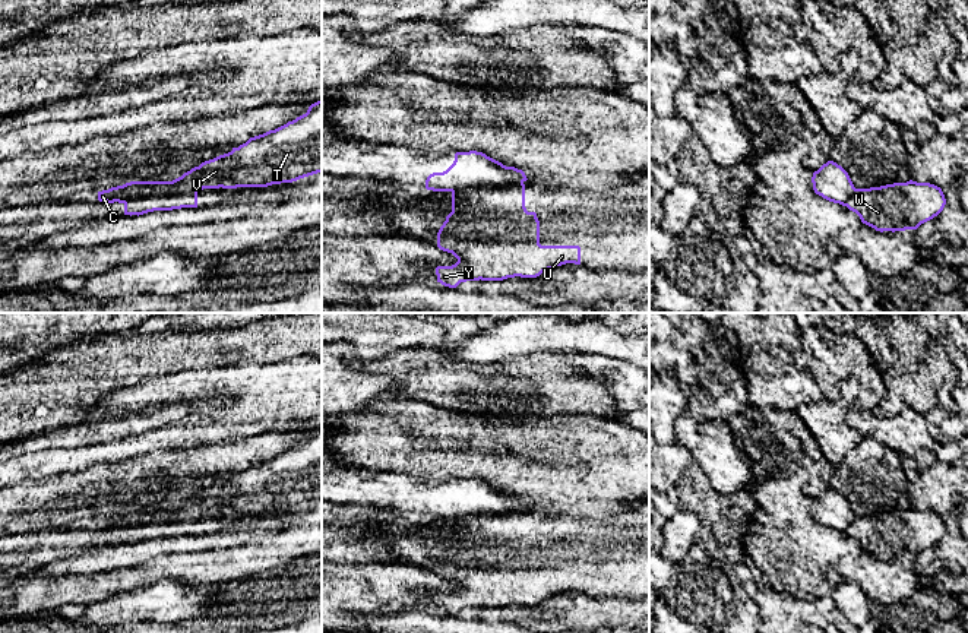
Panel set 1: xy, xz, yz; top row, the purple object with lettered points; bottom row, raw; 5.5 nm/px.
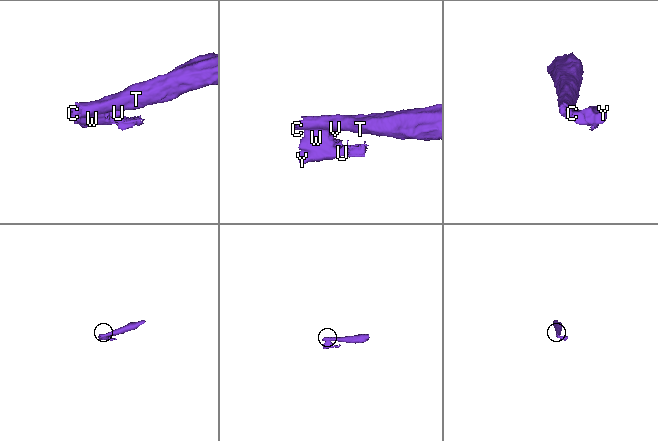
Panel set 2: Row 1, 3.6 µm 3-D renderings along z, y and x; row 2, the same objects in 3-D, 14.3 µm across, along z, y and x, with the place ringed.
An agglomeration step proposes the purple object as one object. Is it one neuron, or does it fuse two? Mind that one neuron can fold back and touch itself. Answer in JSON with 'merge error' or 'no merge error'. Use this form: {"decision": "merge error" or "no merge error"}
{"decision": "merge error"}

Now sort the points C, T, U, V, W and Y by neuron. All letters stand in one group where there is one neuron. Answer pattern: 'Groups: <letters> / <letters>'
Groups: C T V / U W Y

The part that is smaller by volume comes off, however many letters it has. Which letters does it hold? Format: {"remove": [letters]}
{"remove": ["U", "W", "Y"]}

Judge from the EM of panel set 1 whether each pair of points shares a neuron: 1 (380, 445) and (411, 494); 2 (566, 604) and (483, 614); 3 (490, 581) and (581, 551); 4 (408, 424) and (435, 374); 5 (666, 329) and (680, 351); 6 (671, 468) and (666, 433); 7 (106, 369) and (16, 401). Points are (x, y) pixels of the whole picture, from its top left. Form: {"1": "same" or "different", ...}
{"1": "different", "2": "same", "3": "same", "4": "different", "5": "different", "6": "different", "7": "same"}

